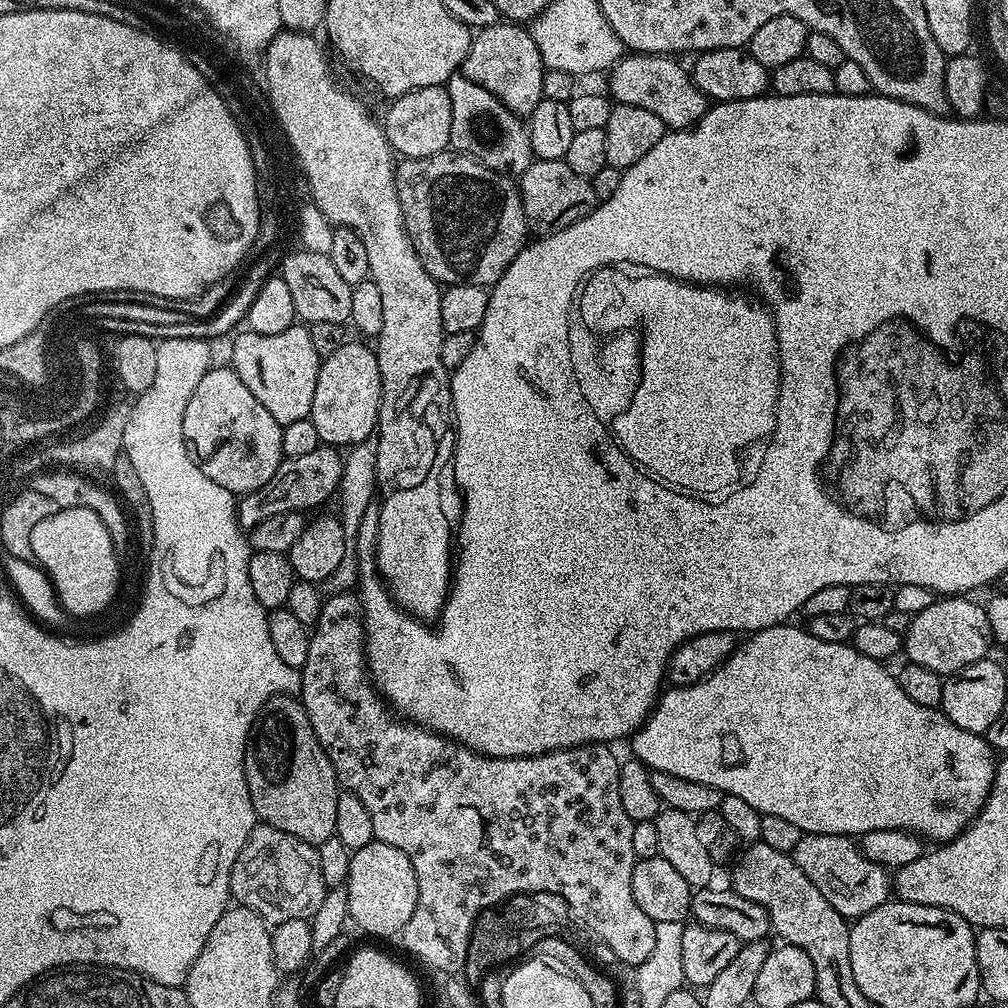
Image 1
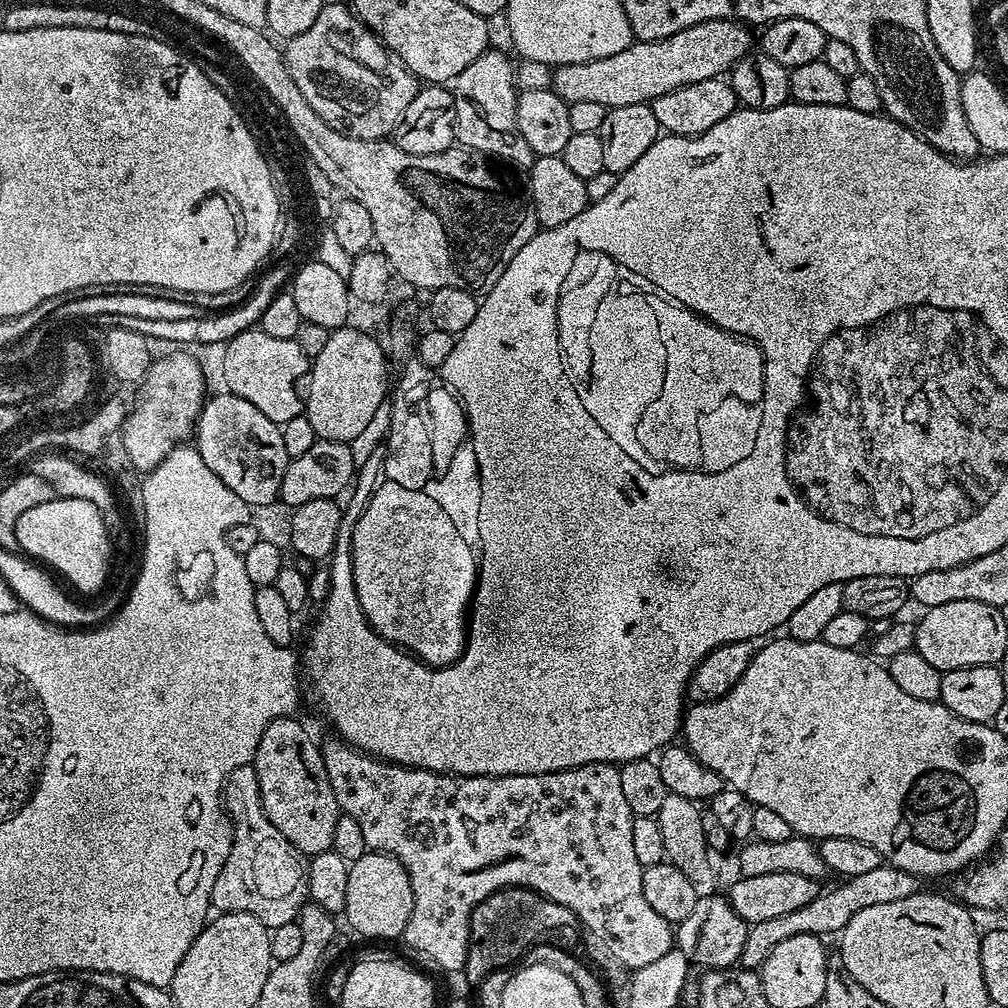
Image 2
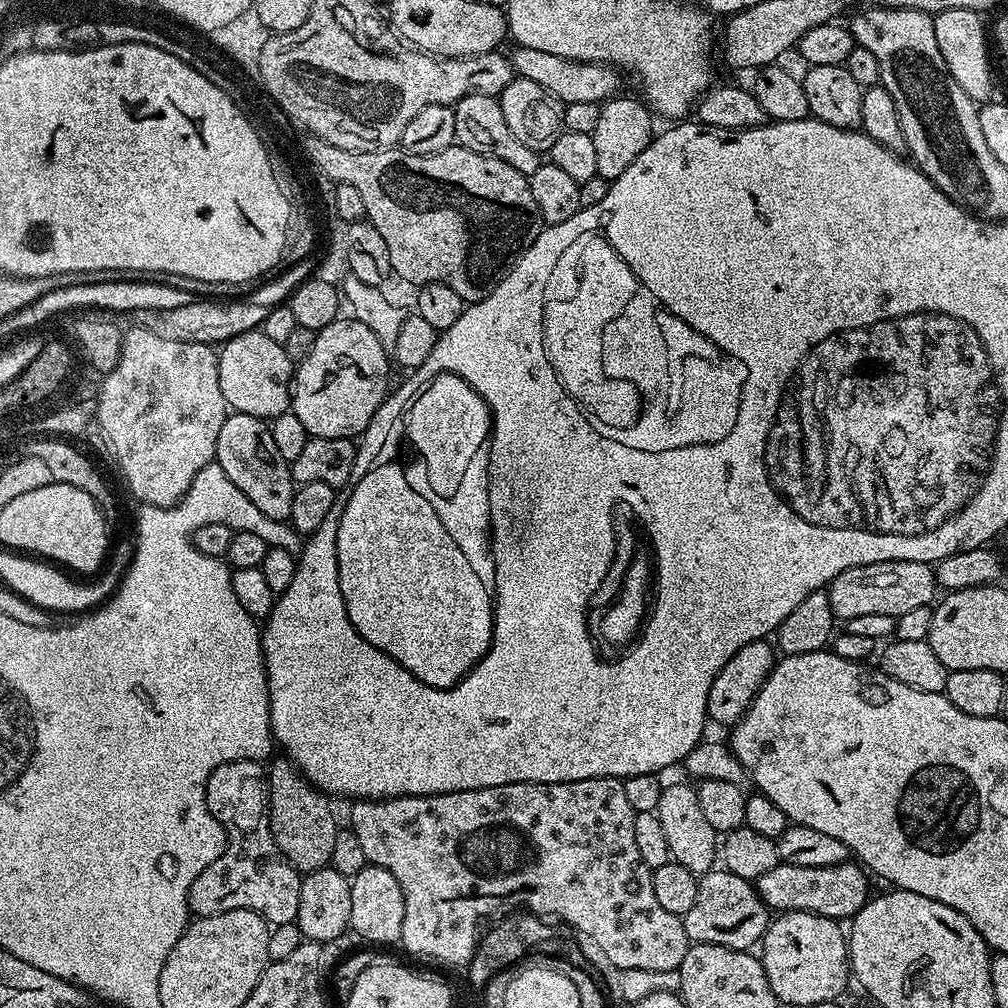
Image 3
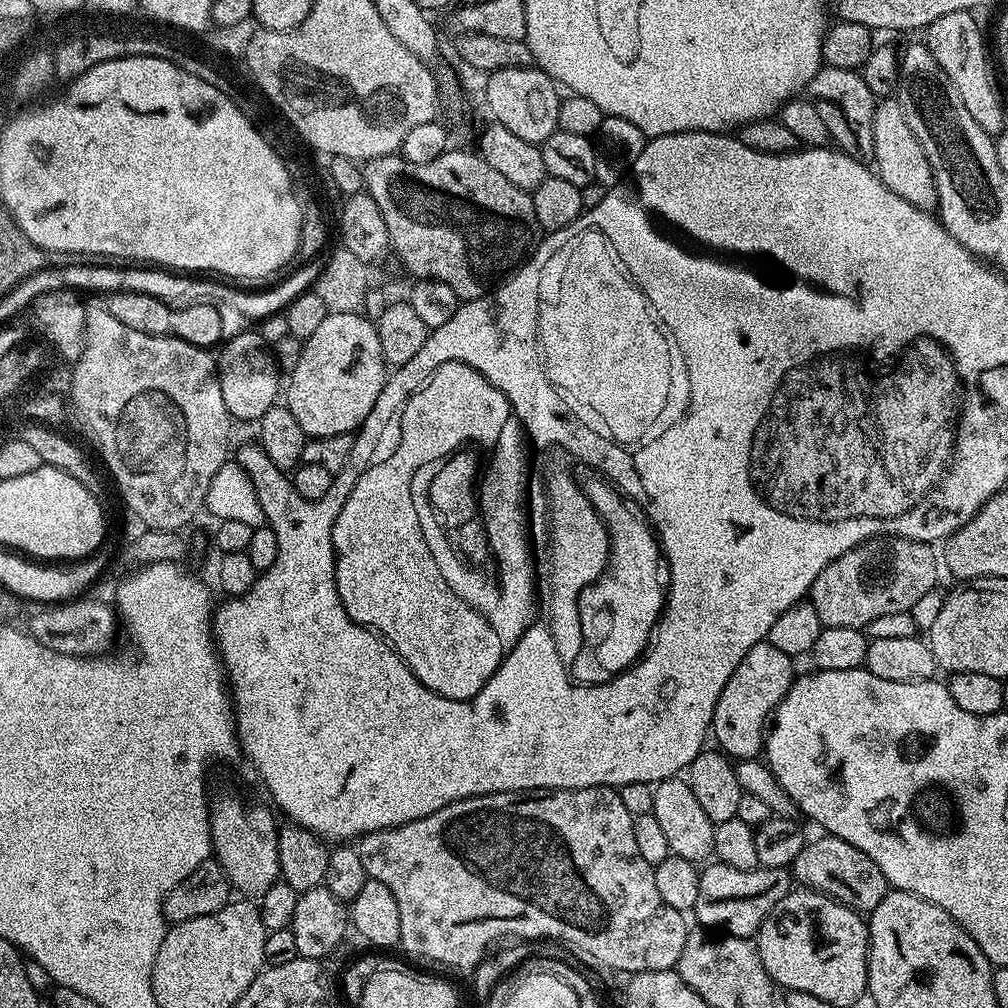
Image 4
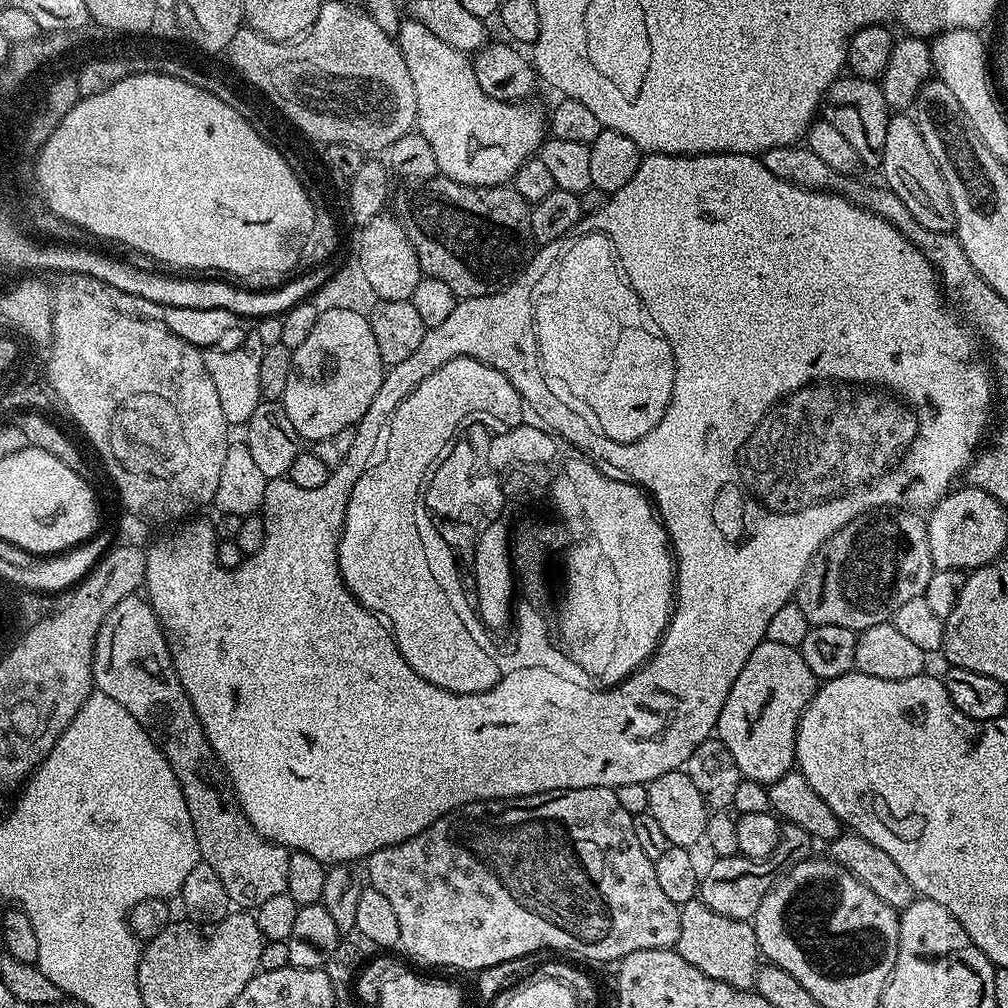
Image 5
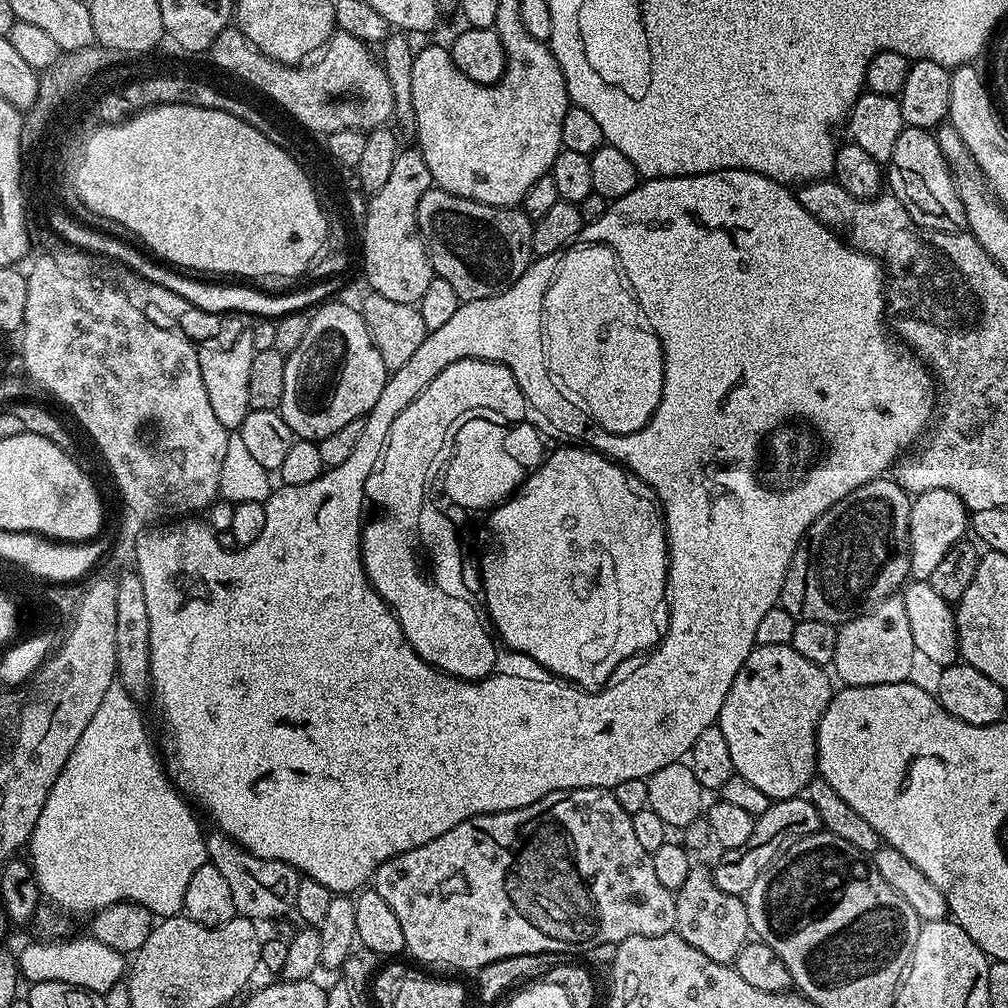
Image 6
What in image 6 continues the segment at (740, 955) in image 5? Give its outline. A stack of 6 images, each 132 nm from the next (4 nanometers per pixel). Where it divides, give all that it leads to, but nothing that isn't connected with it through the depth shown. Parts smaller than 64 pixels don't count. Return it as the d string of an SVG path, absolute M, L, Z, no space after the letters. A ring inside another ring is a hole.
M693 866L690 874L686 874L686 882L682 882L676 898L675 933L694 950L702 950L706 958L714 958L719 964L732 964L738 953L750 940L748 915L741 897L726 894L726 890L718 890L711 871L706 867Z

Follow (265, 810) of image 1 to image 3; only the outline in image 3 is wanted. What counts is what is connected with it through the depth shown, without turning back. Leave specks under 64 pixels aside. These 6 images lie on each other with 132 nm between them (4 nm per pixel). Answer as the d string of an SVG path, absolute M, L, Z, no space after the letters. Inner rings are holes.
M287 758L273 759L268 774L268 821L278 850L301 874L327 868L332 863L334 838L338 831L329 797L304 777ZM276 760L276 761L275 761Z

